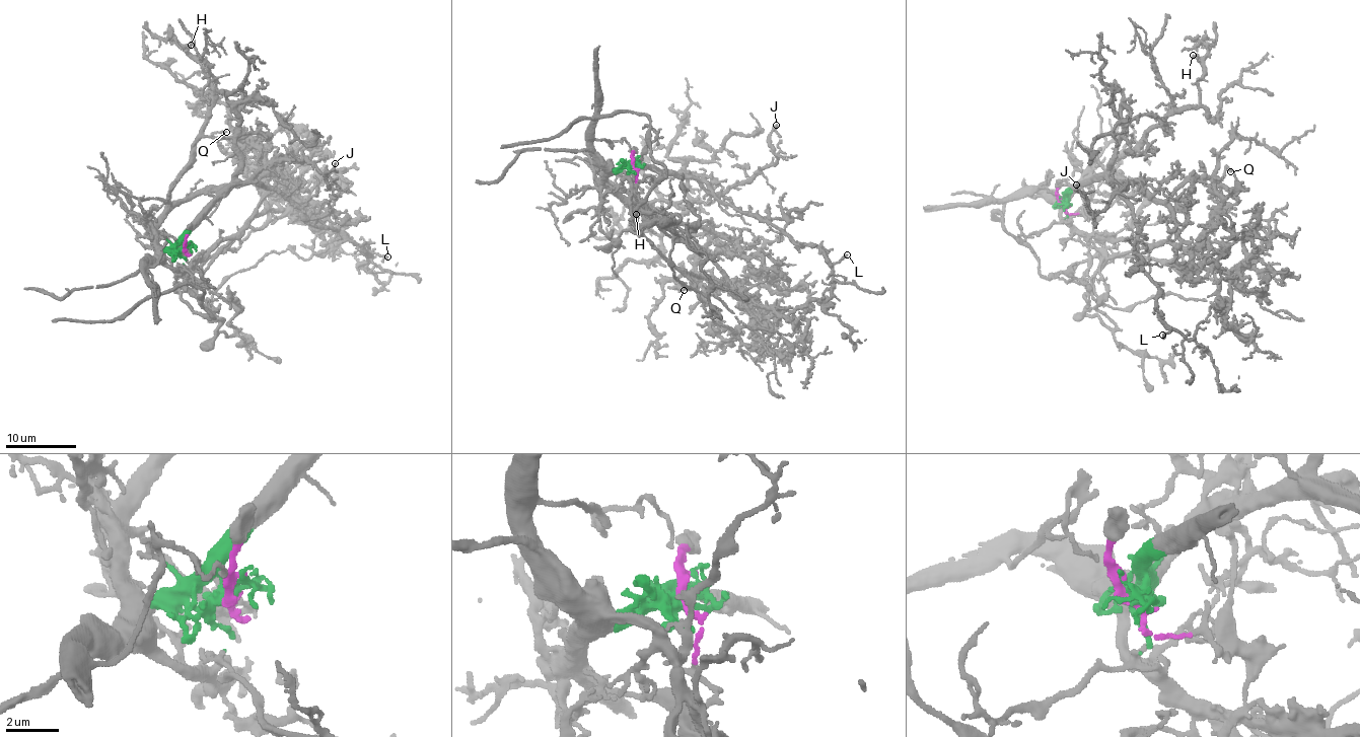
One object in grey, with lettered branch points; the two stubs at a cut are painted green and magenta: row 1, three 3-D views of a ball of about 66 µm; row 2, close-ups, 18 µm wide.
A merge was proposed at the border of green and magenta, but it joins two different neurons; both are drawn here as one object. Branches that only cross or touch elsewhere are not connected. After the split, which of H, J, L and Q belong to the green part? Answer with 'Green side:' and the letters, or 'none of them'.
Green side: H, J, L

